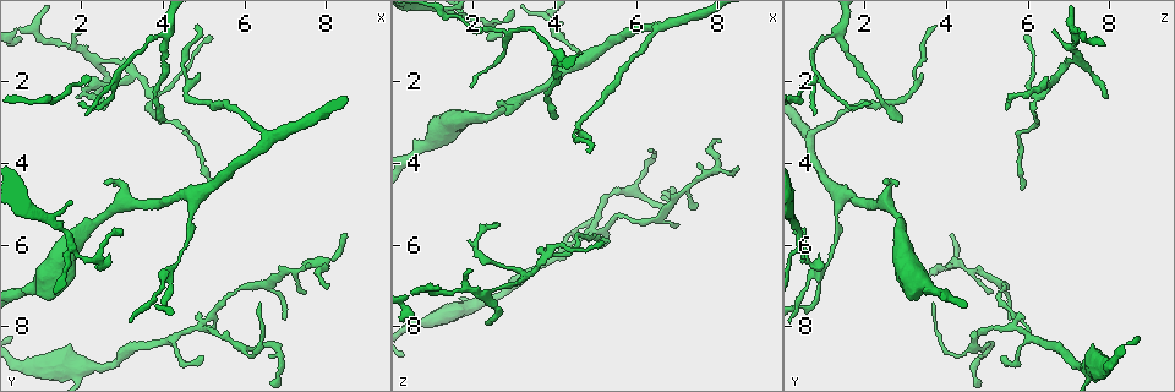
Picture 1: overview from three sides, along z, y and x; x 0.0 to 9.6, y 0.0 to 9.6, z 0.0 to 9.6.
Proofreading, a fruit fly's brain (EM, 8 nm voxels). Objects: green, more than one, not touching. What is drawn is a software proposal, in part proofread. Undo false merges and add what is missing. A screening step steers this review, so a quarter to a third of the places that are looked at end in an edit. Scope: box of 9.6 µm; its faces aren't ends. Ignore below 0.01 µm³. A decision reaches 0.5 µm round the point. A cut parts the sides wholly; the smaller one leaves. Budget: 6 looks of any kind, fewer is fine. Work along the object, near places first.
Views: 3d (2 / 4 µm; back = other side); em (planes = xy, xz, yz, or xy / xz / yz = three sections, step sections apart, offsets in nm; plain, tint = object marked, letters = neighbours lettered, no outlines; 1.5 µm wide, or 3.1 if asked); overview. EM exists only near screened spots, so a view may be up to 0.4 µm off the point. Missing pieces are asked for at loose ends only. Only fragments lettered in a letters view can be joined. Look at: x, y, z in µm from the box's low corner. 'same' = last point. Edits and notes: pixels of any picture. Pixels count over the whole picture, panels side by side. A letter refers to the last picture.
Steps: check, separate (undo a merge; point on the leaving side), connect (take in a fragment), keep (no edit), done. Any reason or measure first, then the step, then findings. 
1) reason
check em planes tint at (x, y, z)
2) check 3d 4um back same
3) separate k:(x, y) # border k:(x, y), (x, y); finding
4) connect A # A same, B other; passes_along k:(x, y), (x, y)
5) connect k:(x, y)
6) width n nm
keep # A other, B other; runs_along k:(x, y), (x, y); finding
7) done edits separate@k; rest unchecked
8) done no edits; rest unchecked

a fork
check 3d 2um back at (4.15, 6.65, 0.85)

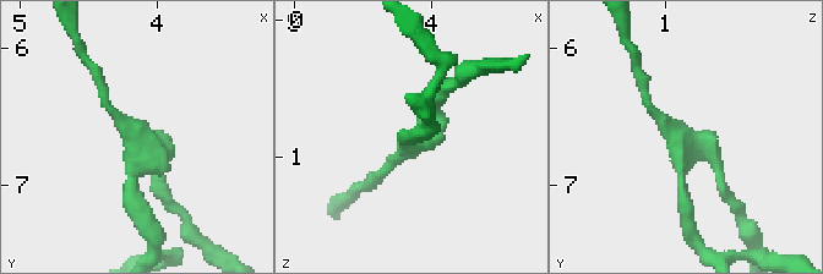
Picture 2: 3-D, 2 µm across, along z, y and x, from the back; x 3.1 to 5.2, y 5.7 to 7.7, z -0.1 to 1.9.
now the EM
check em planes letters at (4.16, 6.66, 0.88)

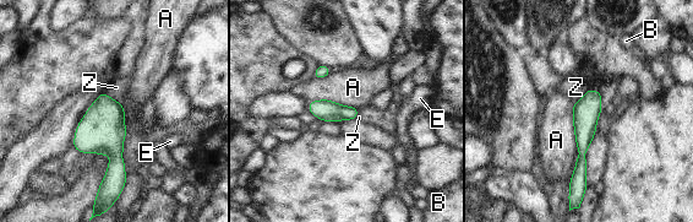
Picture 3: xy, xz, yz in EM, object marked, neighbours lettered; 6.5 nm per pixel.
width 180 nm
keep # A other, B other, E other, Z other; border 3:(573, 102), (578, 150), (574, 167); all the same neuron

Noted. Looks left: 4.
free end
check em xz step 8 tint at (2.45, 6.40, 0.95)

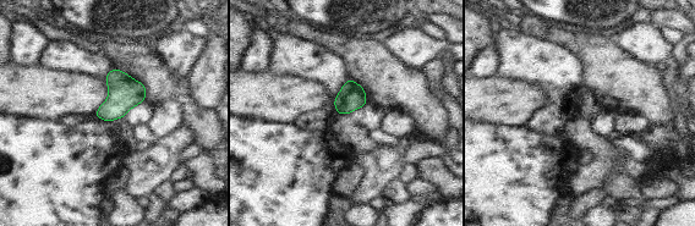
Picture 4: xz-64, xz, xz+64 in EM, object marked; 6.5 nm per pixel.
see the neighbours
check em xz step 8 letters same

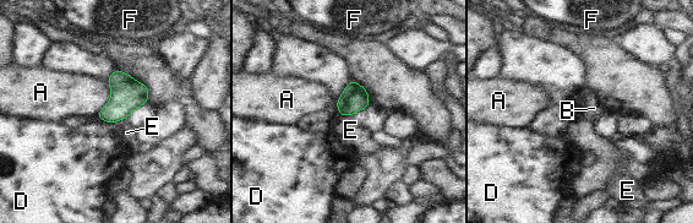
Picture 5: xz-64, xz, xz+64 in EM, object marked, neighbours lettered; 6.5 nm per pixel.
longest_contact A 260 nm
keep # A other, B other, D other, E other, F other; border 5:(97, 117), (113, 124); no lettered fragment goes on from it

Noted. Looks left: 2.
thin end
check 3d 2um at (8.45, 5.75, 4.15)

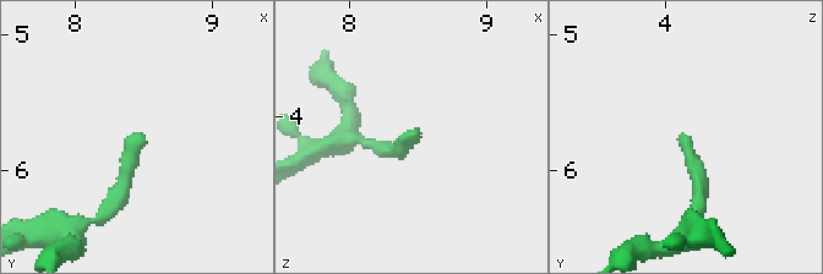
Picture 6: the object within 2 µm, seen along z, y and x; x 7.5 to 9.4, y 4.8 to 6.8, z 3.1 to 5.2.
need the tissue
check em planes letters at (8.50, 5.78, 4.08)

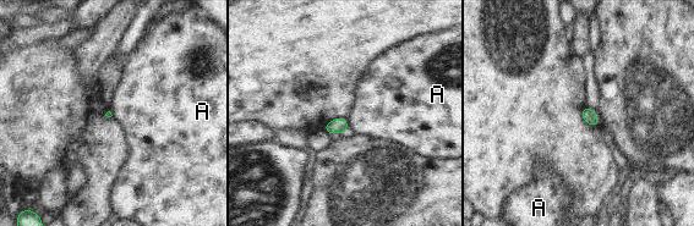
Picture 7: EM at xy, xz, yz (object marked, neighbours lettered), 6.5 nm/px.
keep # A other; border 7:(346, 117), (348, 131); none of them fits

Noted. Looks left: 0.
done no edits; rest unchecked

